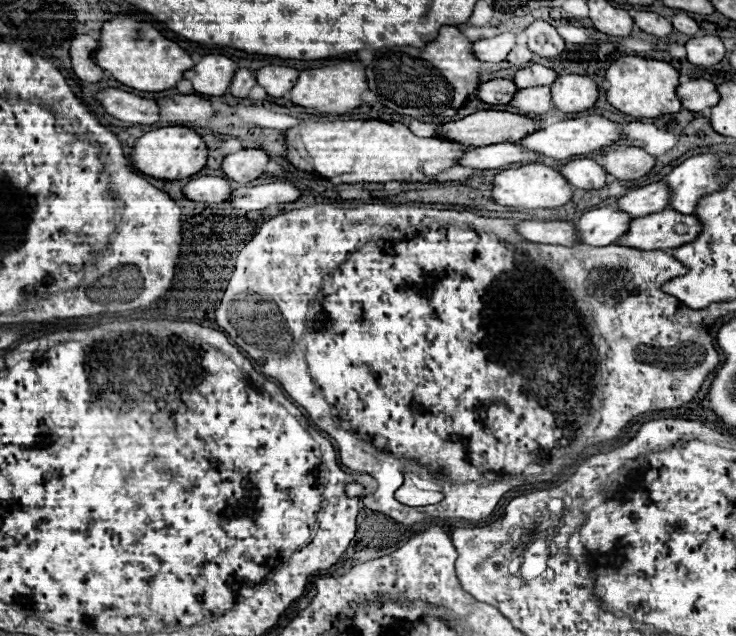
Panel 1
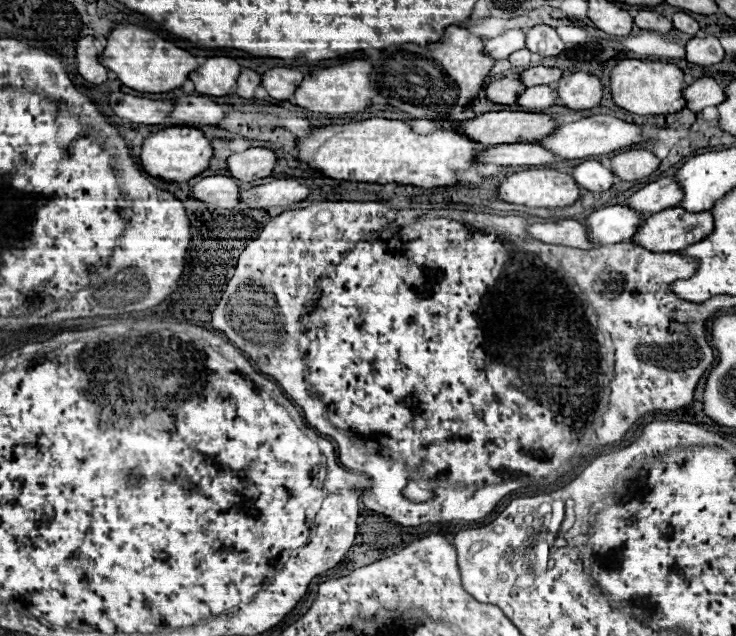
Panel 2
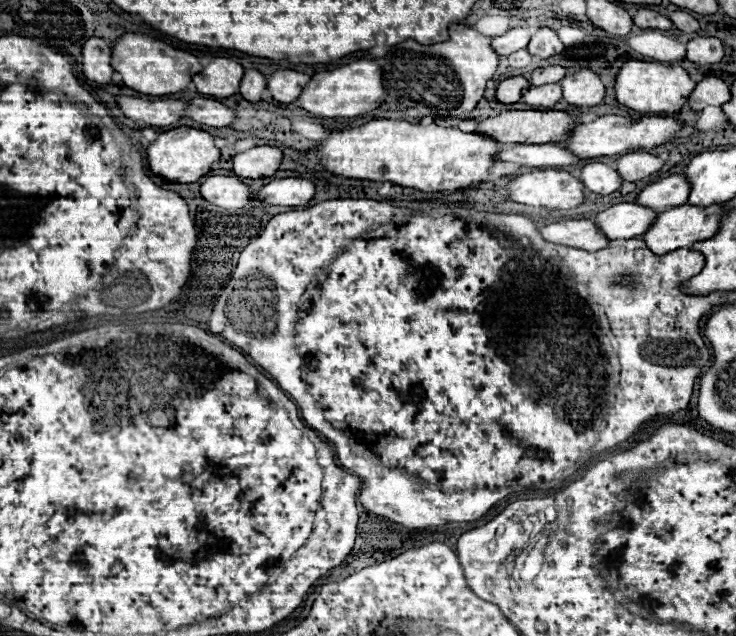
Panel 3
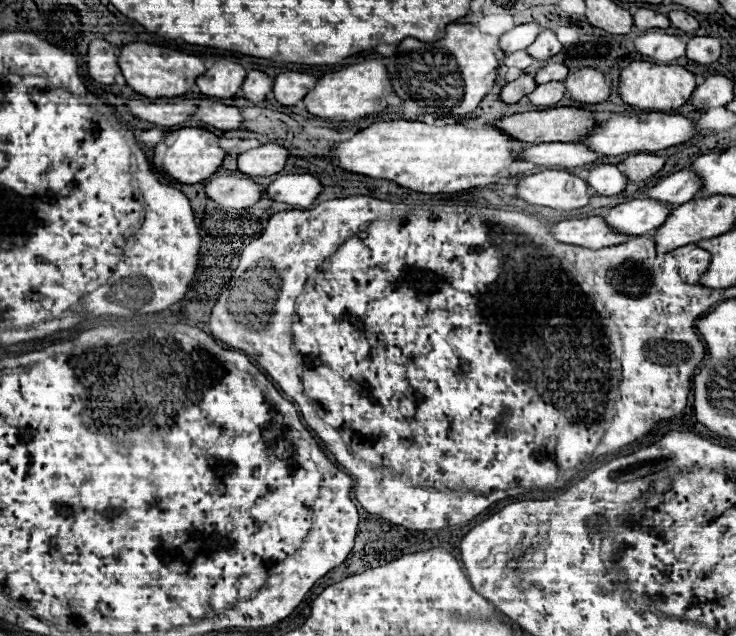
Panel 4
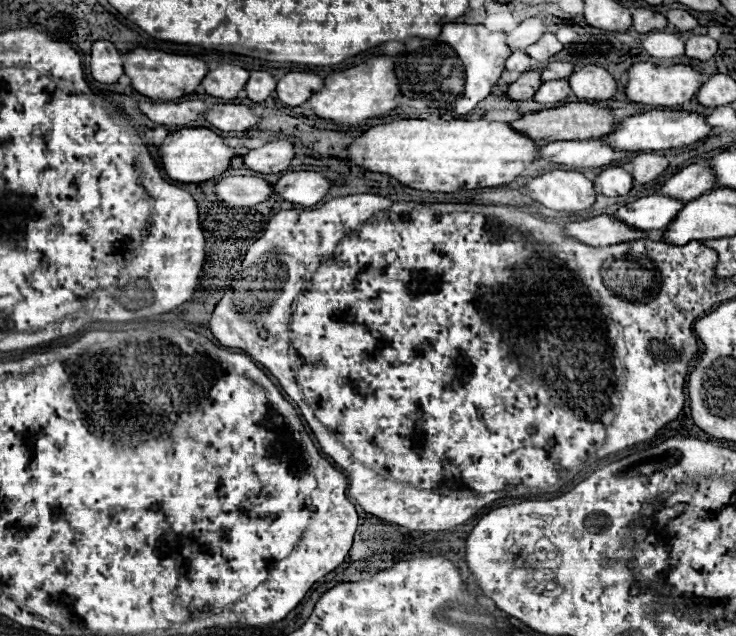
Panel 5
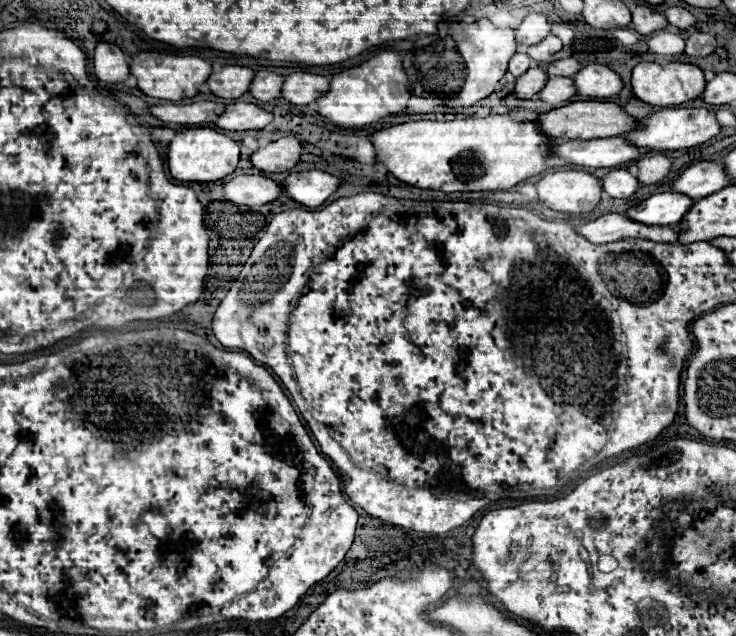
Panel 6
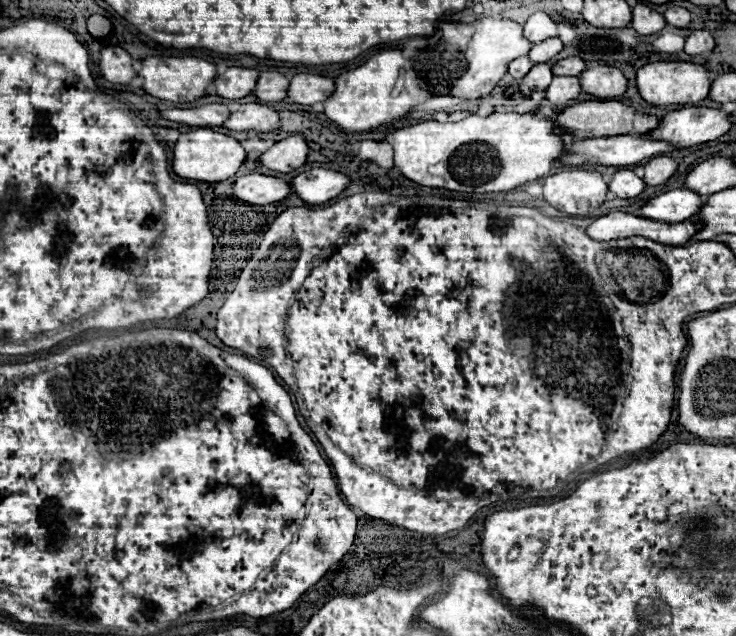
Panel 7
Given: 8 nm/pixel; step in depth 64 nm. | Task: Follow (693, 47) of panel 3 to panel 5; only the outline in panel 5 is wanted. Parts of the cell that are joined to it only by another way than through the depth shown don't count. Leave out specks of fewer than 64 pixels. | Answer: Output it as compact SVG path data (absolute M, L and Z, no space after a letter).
M708 34L692 36L686 42L686 56L696 58L696 60L708 60L716 54L716 50L718 50L718 42L714 38L710 38Z

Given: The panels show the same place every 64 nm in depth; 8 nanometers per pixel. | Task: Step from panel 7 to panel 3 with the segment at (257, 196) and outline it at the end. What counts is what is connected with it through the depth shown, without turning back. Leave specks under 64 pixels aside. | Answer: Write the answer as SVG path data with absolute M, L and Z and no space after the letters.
M208 176L200 186L200 194L216 206L240 210L252 202L254 192L238 176Z

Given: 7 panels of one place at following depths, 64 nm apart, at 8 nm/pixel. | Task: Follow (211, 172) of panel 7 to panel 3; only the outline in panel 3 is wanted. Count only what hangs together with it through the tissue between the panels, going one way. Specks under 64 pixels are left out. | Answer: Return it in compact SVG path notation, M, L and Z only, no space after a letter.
M174 128L158 136L148 148L148 162L154 174L160 174L172 182L192 184L198 182L202 176L206 176L212 170L212 164L220 160L220 150L214 146L214 136L210 136L204 130L194 128Z

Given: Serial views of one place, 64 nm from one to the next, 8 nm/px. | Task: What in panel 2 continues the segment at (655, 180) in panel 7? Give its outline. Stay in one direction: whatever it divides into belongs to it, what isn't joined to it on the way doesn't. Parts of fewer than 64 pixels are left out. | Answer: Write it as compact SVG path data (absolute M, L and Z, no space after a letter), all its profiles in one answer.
M628 150L628 152L618 152L612 158L612 172L624 180L640 180L650 176L656 168L660 166L660 158L654 156L648 150Z

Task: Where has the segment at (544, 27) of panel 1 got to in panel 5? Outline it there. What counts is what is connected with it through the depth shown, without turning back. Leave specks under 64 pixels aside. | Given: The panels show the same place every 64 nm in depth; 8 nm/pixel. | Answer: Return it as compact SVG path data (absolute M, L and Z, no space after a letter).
M546 32L546 34L536 42L536 44L532 44L532 46L526 48L528 56L532 56L532 58L538 60L538 62L548 60L550 56L558 54L560 50L562 50L562 44L560 44L560 42L556 40L556 36L550 34L550 32Z

